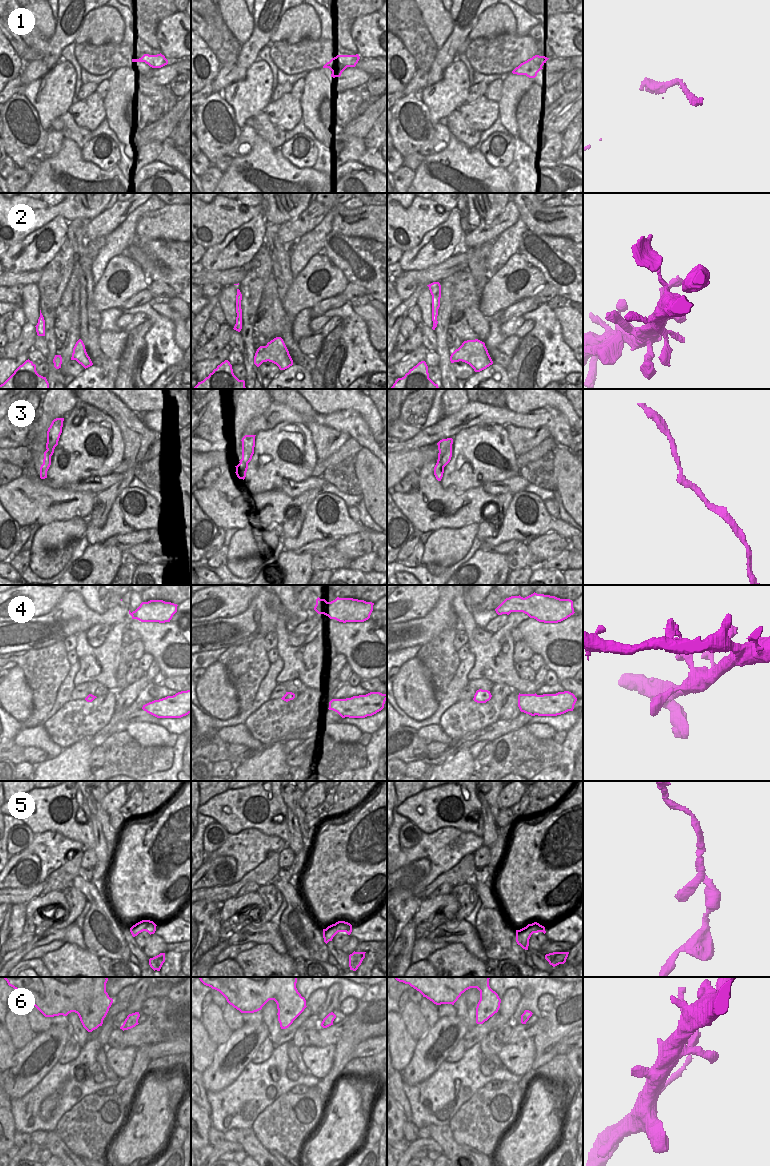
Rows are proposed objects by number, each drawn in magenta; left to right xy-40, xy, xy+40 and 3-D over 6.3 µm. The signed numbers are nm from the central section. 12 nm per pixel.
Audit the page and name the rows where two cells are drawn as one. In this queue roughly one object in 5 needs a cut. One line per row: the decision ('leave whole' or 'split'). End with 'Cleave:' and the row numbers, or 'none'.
1: split
2: leave whole
3: leave whole
4: leave whole
5: leave whole
6: leave whole
Cleave: 1

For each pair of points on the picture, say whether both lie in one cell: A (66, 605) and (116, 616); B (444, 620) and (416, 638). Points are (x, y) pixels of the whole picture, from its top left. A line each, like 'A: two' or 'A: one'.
A: one
B: one

